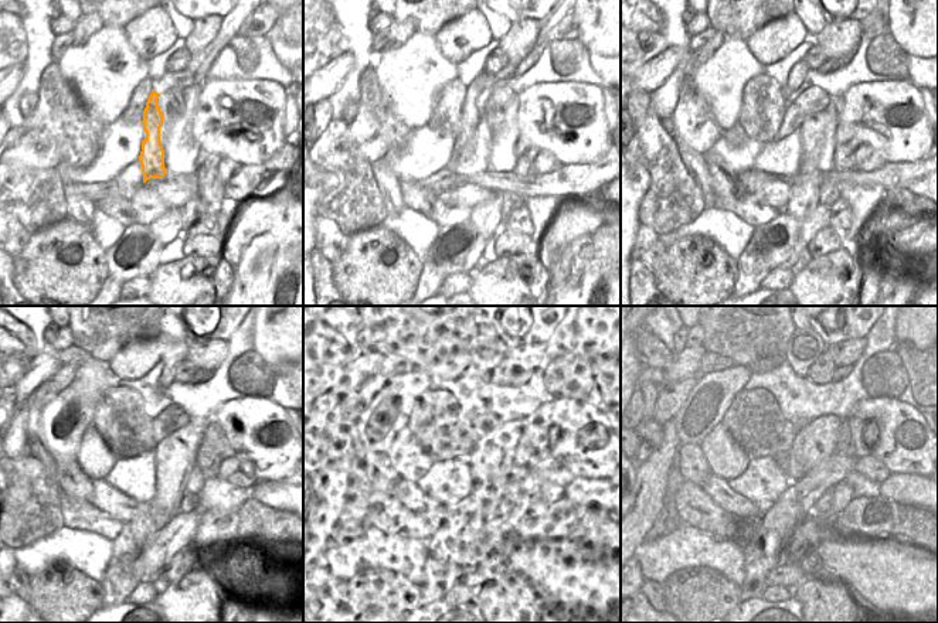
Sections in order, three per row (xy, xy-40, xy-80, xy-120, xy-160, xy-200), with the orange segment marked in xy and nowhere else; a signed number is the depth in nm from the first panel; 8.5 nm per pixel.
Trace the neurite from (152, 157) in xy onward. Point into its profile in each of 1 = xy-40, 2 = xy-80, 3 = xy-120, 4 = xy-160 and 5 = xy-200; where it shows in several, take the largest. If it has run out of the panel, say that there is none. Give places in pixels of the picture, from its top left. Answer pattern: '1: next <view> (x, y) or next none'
1: next xy-40 (469, 115)
2: next xy-80 (797, 77)
3: next xy-120 (173, 353)
4: next xy-160 (486, 353)
5: next xy-200 (804, 347)

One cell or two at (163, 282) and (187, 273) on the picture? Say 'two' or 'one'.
one

